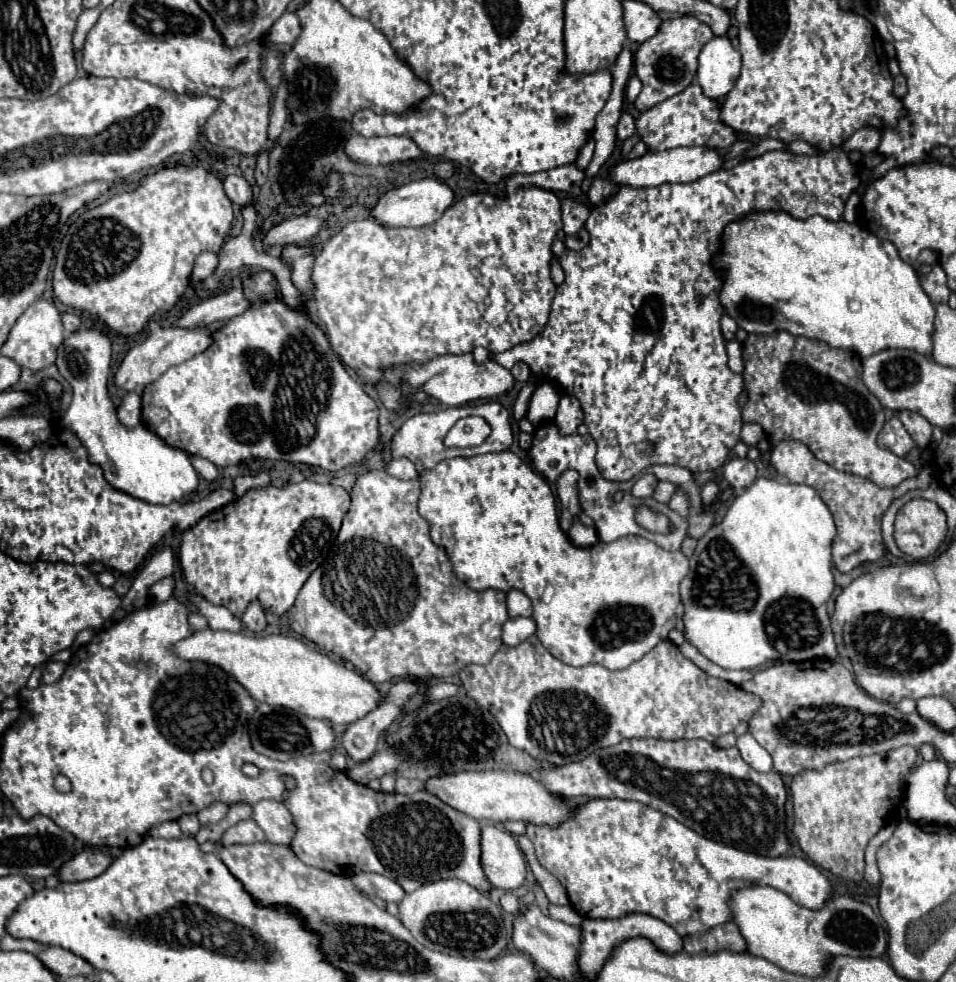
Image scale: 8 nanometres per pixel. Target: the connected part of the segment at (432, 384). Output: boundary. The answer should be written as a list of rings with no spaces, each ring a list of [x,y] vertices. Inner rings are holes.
[[[472,354],[440,356],[424,366],[414,364],[414,366],[390,368],[384,372],[384,378],[390,384],[402,382],[414,390],[424,390],[426,394],[438,398],[446,406],[460,406],[464,402],[472,402],[472,400],[480,400],[480,398],[496,398],[496,396],[502,396],[514,388],[514,376],[510,374],[510,370],[502,368],[494,360],[490,360],[486,364],[476,364]]]

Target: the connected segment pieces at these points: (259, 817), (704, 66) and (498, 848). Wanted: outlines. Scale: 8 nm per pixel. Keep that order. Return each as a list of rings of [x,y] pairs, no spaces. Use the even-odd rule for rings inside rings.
[[[260,800],[254,806],[252,820],[264,830],[266,840],[272,844],[288,846],[296,832],[288,808],[278,800]]]
[[[714,36],[708,44],[704,44],[704,48],[700,50],[700,56],[698,56],[698,74],[696,76],[698,76],[698,84],[702,86],[702,90],[708,98],[720,100],[732,90],[734,82],[740,76],[740,52],[730,44],[728,36]]]
[[[482,826],[482,866],[494,888],[518,890],[526,882],[526,860],[514,834],[500,826]]]

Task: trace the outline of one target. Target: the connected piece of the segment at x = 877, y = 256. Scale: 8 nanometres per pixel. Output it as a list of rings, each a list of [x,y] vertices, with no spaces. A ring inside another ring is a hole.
[[[752,212],[744,220],[734,220],[724,228],[724,244],[712,266],[722,274],[720,304],[740,328],[750,334],[790,332],[844,348],[868,358],[884,348],[910,348],[930,356],[934,304],[920,286],[914,268],[900,260],[892,242],[848,224],[846,220],[826,220],[812,216],[798,220],[788,212]]]

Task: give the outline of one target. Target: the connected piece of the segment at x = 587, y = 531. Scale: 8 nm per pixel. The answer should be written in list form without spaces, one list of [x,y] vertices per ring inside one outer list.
[[[576,522],[576,530],[570,532],[570,540],[576,546],[594,546],[598,542],[598,534],[594,528],[588,528],[588,526]]]

